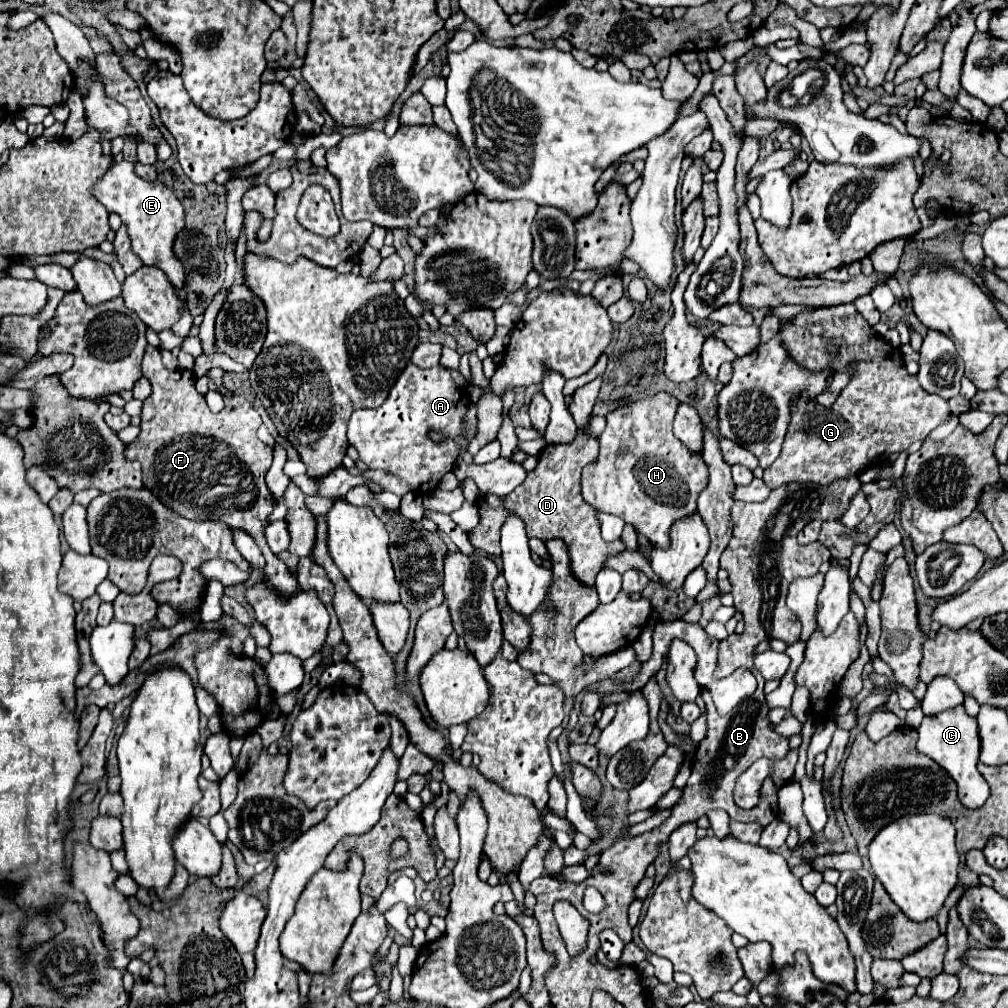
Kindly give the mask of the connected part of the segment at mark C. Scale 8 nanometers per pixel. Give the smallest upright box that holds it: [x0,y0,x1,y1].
[917,706,989,808]

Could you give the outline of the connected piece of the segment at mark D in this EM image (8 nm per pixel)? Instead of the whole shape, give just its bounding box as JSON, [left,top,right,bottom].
[469,434,625,586]

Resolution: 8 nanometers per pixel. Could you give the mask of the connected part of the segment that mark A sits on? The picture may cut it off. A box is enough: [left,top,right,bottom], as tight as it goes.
[347,364,469,494]

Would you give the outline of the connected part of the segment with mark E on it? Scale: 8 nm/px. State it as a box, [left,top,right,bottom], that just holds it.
[93,160,185,300]

